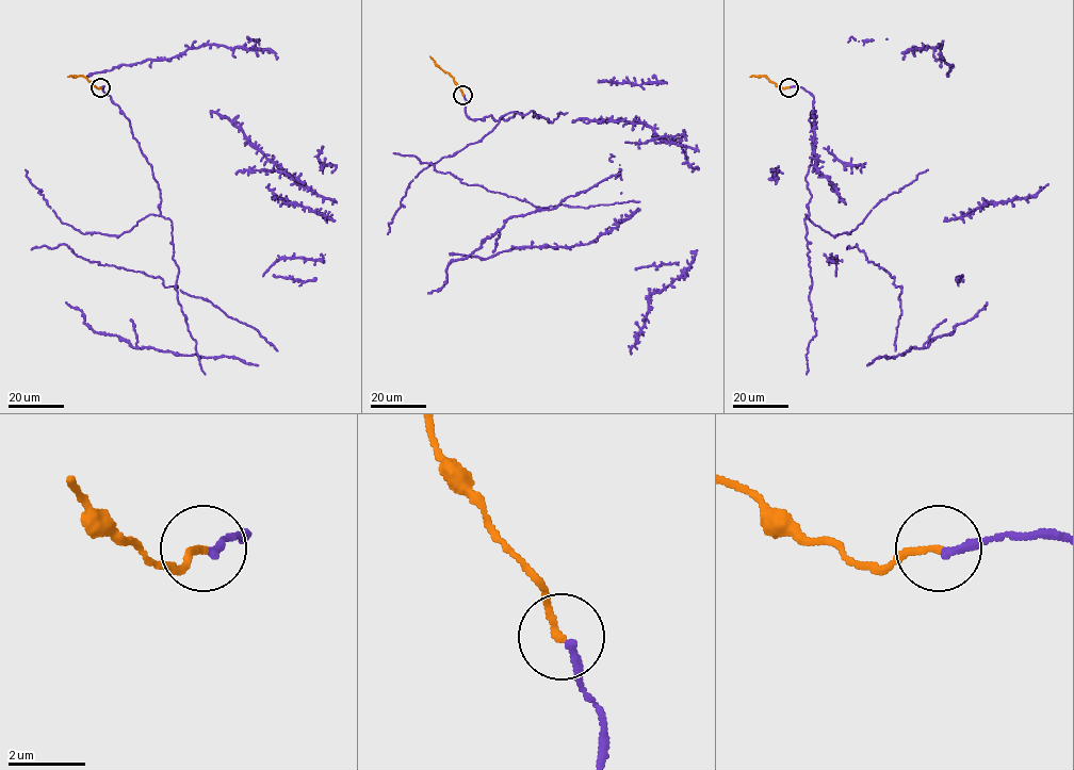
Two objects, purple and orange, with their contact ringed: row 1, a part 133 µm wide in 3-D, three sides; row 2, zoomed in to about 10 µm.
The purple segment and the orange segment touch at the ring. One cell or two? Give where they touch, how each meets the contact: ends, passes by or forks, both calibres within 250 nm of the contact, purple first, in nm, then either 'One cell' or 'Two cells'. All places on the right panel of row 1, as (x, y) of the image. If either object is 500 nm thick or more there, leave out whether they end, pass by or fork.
Place: (788, 87). At the ring purple ends. At the ring orange ends. Thickness 220 nm (purple) against 180 nm. One cell

